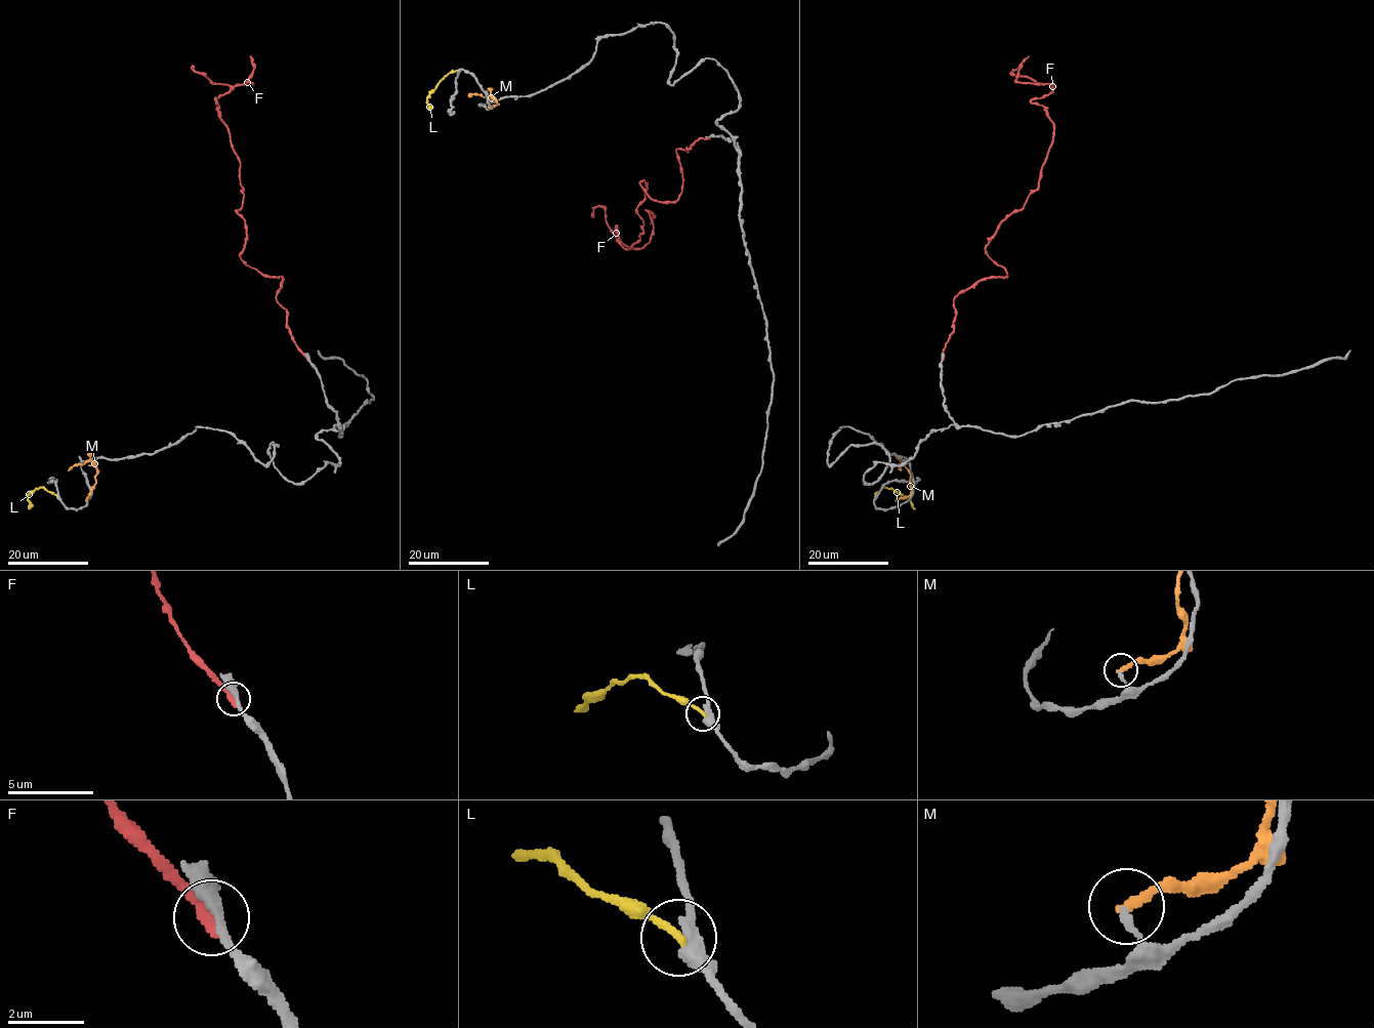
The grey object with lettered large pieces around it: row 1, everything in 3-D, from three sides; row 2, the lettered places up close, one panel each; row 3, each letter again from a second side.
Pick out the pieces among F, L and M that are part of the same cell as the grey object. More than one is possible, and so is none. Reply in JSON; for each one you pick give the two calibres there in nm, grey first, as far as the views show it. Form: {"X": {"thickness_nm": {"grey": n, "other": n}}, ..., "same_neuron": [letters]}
{"same_neuron": []}

